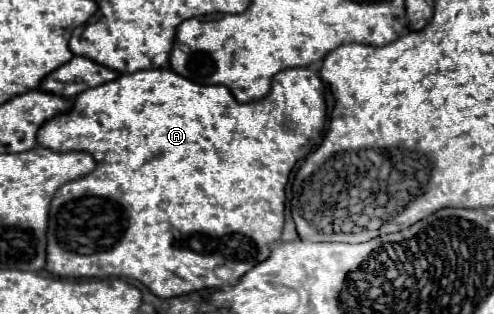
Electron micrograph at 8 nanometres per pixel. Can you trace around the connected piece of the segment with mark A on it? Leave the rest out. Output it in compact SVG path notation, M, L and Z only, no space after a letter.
M293 67L277 73L273 77L271 93L251 103L235 101L231 91L223 85L197 85L173 73L171 69L137 71L131 75L121 75L119 79L99 85L95 89L83 91L73 101L73 109L69 113L53 117L37 133L39 145L43 147L49 147L53 151L89 151L97 161L97 167L95 171L91 171L91 175L65 183L57 191L57 197L53 197L51 201L49 231L47 231L47 271L51 271L57 277L75 277L75 279L131 277L141 281L157 297L179 297L201 289L234 286L249 269L265 261L271 253L271 245L279 241L281 231L285 227L285 185L289 181L295 163L307 157L319 145L321 131L325 127L325 117L327 117L327 105L323 95L323 81L309 67Z

